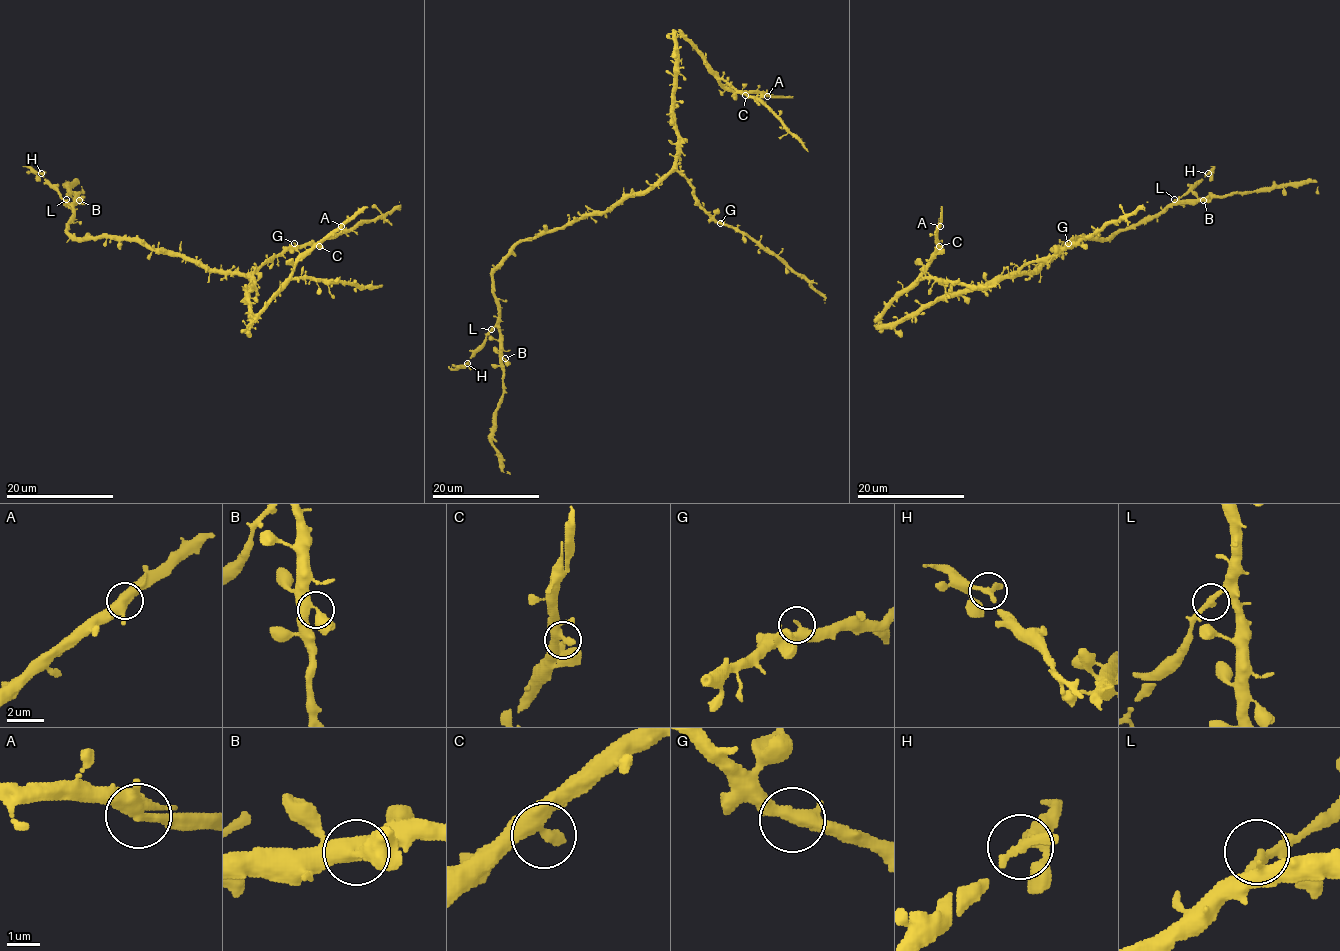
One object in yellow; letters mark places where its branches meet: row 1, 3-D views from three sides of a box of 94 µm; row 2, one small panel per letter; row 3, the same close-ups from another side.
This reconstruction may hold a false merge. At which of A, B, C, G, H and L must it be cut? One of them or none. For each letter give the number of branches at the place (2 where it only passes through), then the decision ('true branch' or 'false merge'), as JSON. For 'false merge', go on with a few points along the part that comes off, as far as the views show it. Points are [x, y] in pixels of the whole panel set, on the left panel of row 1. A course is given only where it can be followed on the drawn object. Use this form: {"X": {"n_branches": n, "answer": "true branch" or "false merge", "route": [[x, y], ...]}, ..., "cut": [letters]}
{"A": {"n_branches": 3, "answer": "true branch"}, "B": {"n_branches": 3, "answer": "true branch"}, "C": {"n_branches": 3, "answer": "true branch"}, "G": {"n_branches": 3, "answer": "true branch"}, "H": {"n_branches": 3, "answer": "true branch"}, "L": {"n_branches": 3, "answer": "true branch"}, "cut": []}

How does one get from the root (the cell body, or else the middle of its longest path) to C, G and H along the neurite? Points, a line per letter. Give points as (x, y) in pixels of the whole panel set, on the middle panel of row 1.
C: (626, 199), (647, 192), (674, 163), (678, 37), (691, 45), (725, 86), (745, 95)
G: (626, 199), (647, 192), (671, 172), (678, 171), (691, 187), (693, 198), (720, 223)
H: (626, 199), (604, 211), (585, 213), (560, 227), (541, 230), (514, 247), (493, 273), (498, 323), (467, 363)

